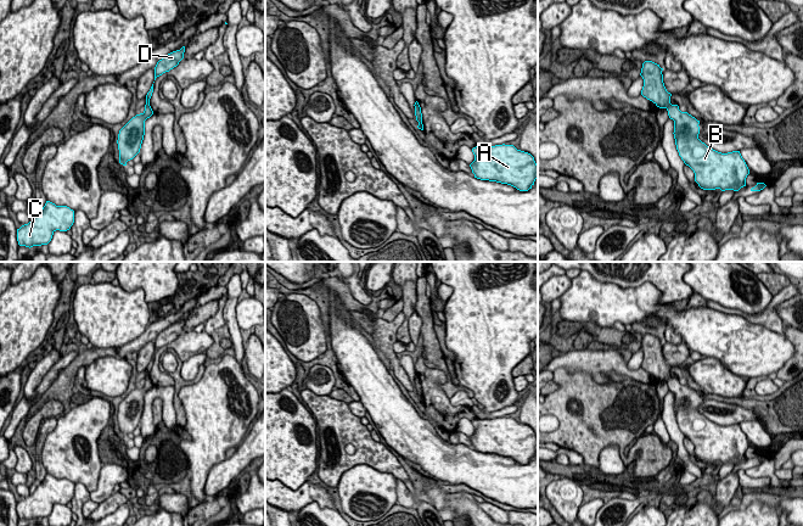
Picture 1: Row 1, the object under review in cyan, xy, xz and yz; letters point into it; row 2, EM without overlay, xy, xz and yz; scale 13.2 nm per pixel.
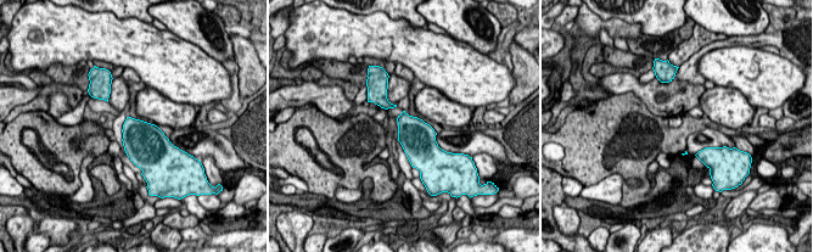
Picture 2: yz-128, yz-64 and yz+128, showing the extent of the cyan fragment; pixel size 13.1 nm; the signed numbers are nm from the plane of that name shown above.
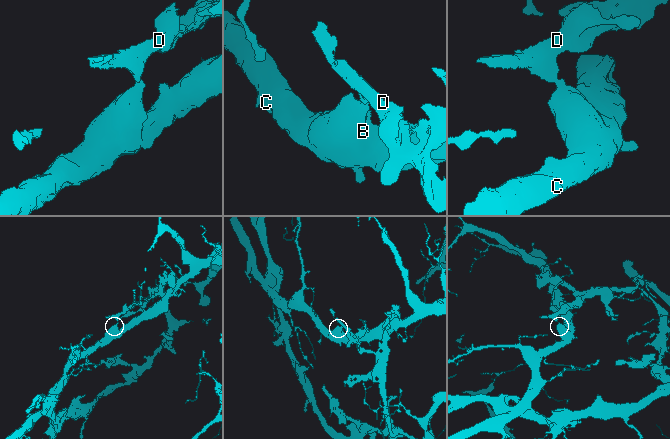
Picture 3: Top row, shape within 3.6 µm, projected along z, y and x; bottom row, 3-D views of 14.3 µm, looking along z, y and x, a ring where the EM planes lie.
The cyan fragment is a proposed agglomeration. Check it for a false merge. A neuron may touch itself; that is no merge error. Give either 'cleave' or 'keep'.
cleave

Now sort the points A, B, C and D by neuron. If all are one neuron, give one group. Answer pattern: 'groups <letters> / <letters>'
groups A B C / D

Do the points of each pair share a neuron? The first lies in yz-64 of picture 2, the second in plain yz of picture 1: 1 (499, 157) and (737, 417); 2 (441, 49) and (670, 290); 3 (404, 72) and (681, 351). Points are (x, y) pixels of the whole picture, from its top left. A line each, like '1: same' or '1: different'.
1: same
2: different
3: different

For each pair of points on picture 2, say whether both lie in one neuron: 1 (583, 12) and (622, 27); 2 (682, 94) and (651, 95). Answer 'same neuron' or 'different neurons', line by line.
1: same neuron
2: same neuron

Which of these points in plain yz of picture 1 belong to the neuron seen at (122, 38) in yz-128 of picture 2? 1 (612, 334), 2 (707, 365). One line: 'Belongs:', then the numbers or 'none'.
Belongs: none

